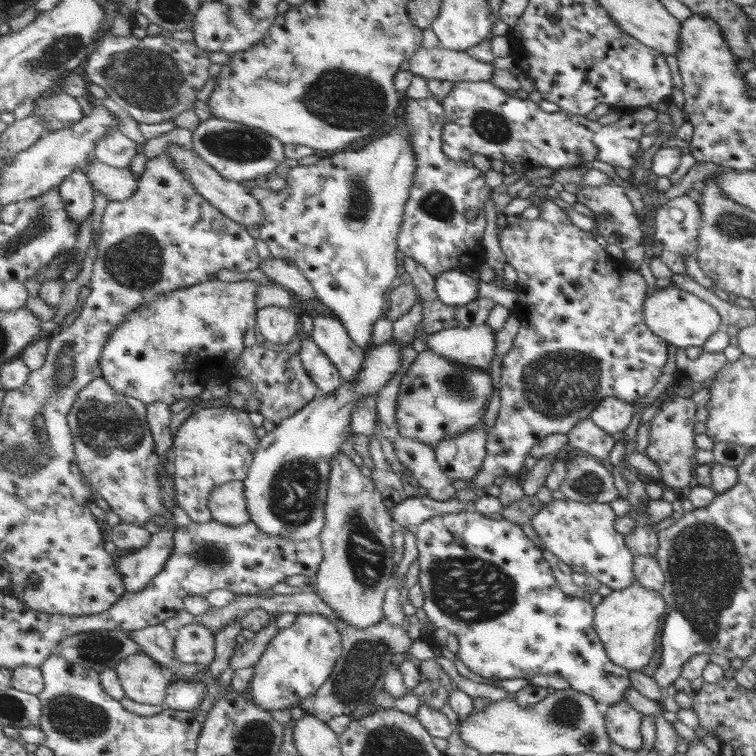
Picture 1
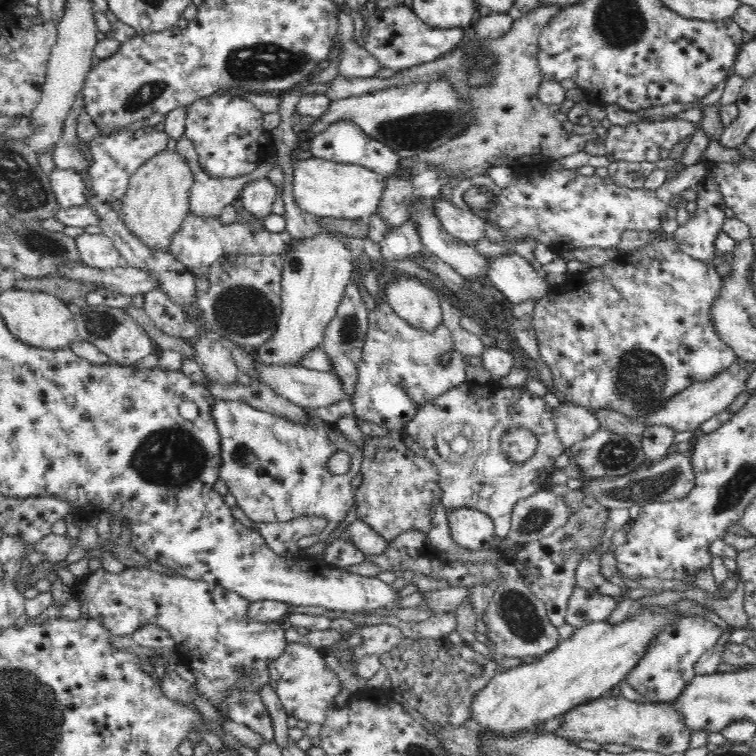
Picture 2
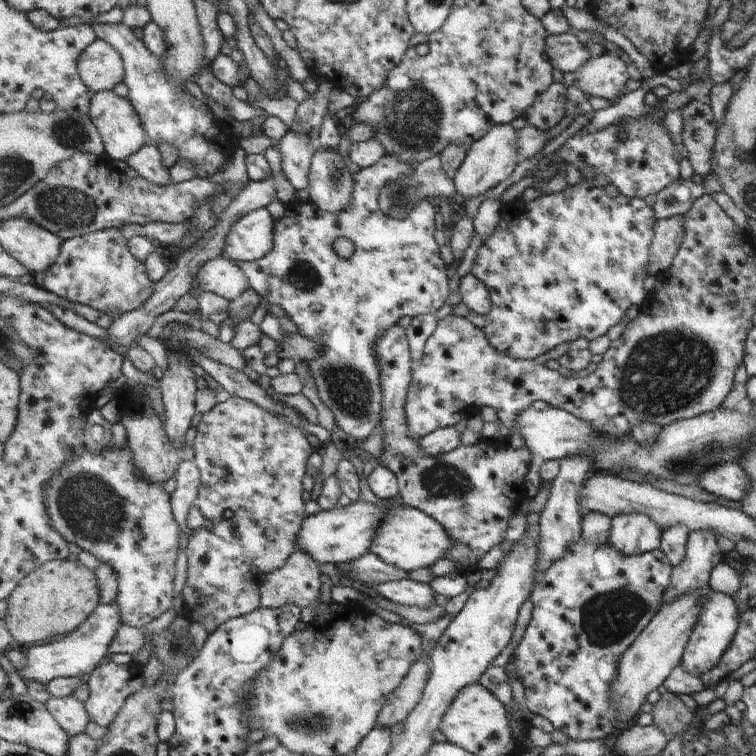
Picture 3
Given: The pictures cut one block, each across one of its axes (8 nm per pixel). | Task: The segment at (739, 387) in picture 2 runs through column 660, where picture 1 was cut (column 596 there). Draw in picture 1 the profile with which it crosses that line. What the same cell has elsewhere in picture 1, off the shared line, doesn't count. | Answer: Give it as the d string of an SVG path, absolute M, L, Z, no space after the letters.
M609 396L603 398L589 414L589 420L593 420L595 426L599 426L603 432L611 436L617 432L623 432L631 418L633 418L633 404L627 404Z

